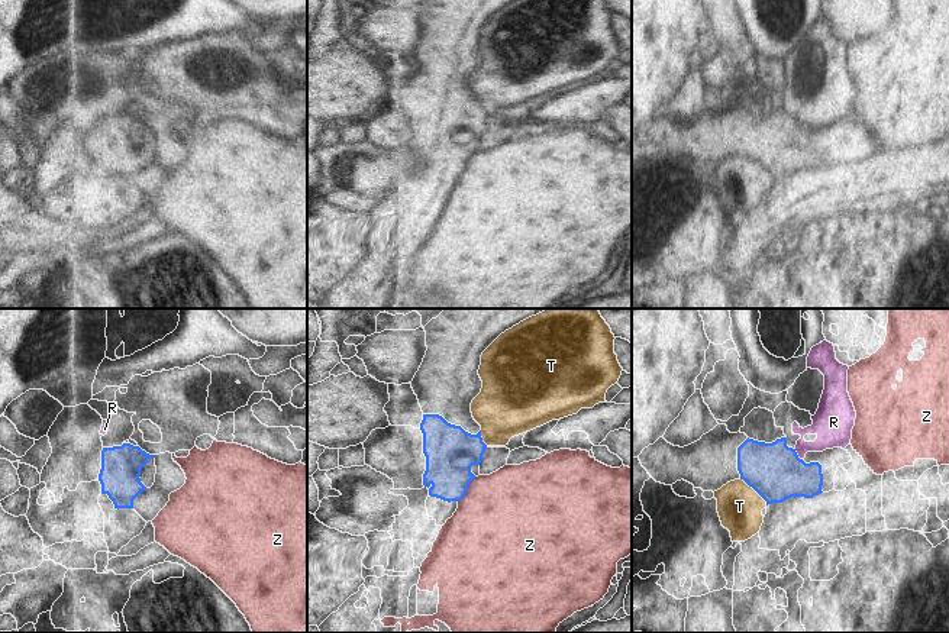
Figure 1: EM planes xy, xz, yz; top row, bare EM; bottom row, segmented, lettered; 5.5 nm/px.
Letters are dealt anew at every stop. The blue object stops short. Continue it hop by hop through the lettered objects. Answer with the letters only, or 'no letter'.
no letter

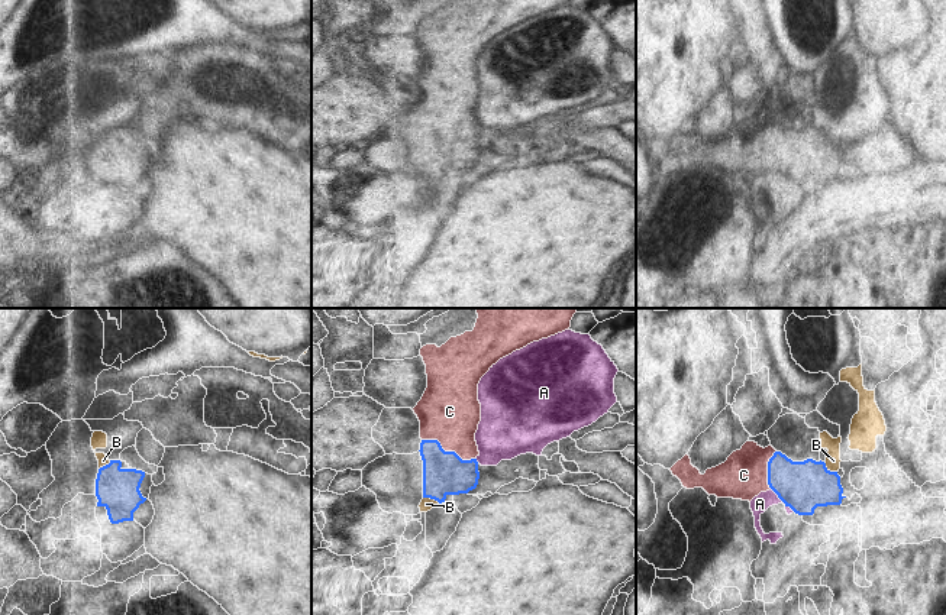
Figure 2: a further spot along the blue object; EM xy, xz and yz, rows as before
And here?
C

